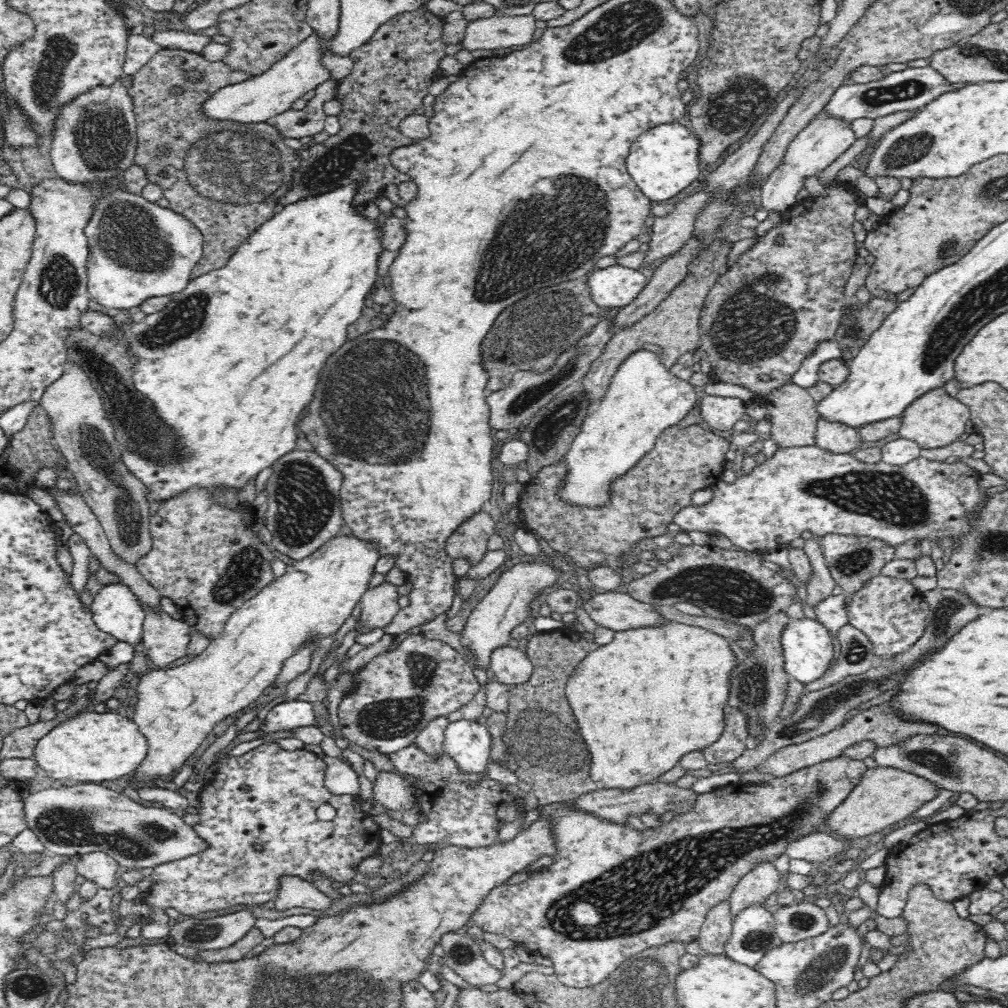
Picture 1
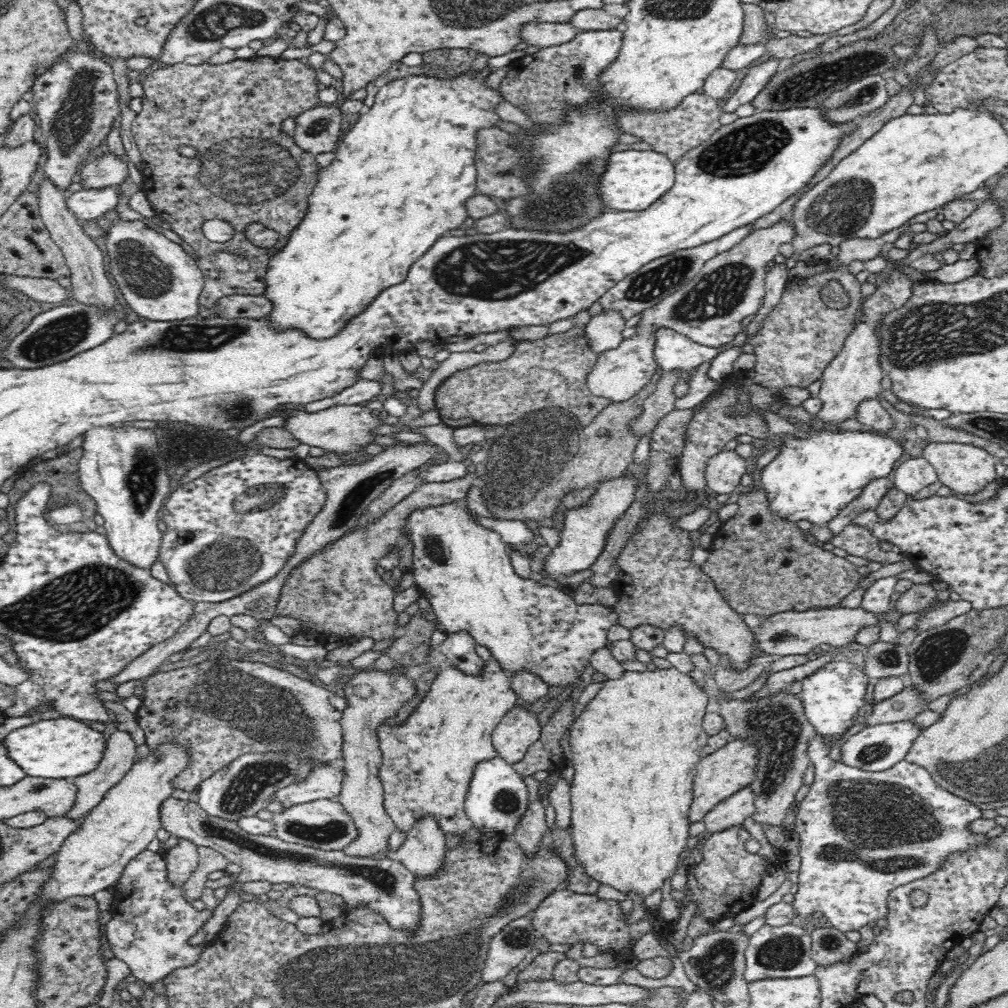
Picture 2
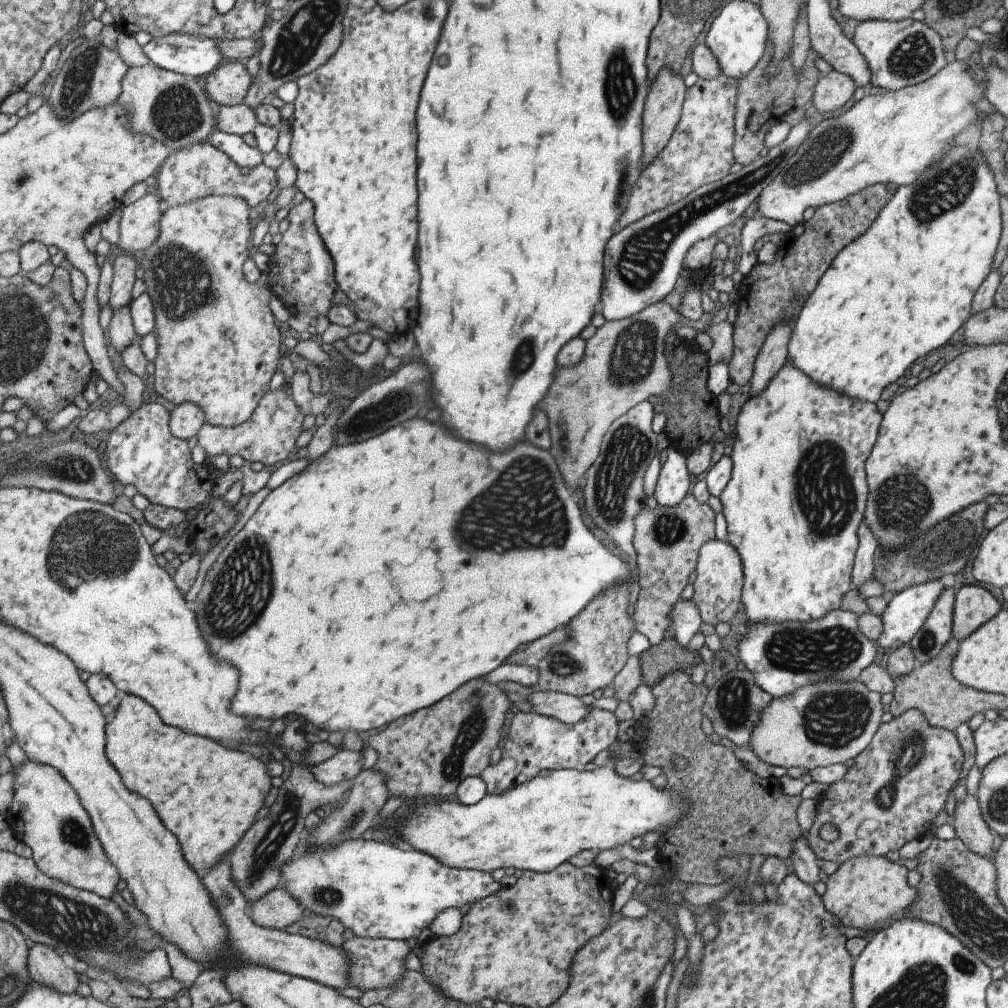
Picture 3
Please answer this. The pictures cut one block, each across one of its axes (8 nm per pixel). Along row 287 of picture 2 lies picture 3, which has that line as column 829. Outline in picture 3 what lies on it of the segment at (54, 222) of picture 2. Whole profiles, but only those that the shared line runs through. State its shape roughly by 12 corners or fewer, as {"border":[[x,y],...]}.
{"border":[[832,70],[817,82],[811,100],[818,112],[845,106],[856,88]]}

